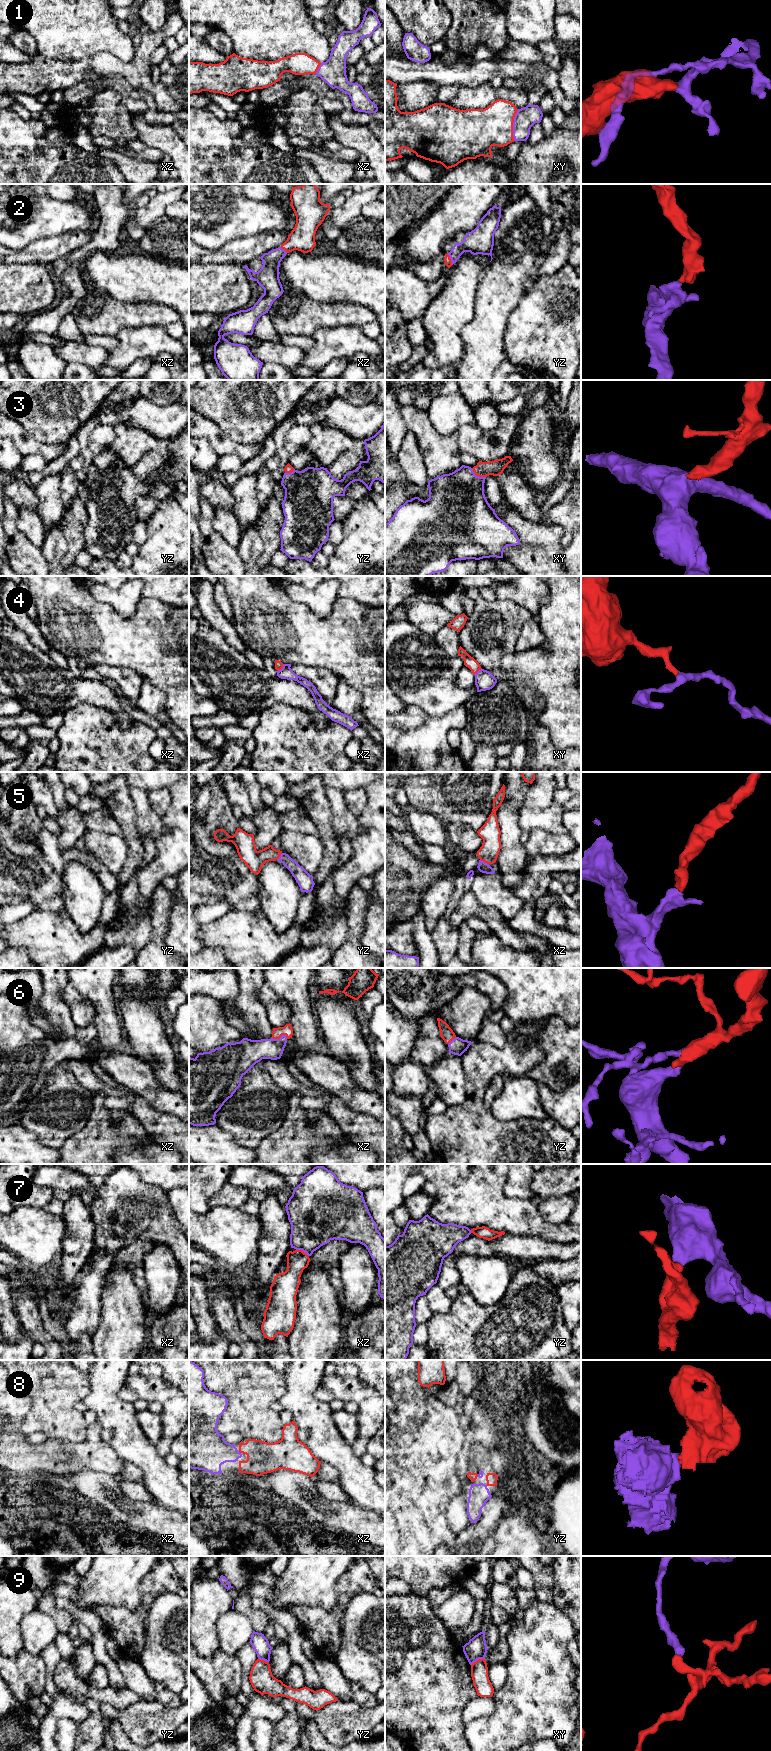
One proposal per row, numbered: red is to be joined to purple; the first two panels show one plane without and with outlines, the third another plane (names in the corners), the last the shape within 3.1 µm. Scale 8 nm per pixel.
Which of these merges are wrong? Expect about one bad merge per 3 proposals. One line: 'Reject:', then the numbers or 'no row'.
Reject: 4, 9

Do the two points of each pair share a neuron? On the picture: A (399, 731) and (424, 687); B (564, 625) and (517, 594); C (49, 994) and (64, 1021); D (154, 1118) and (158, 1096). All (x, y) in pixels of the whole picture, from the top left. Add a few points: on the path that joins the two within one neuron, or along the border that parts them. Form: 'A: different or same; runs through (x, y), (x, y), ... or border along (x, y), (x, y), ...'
A: different; border along (407, 704), (418, 706), (434, 717)
B: different; border along (548, 587), (549, 600), (539, 610), (536, 617)
C: same; runs through (51, 1001), (58, 1014)
D: different; border along (138, 1095), (155, 1109), (174, 1114), (178, 1118)

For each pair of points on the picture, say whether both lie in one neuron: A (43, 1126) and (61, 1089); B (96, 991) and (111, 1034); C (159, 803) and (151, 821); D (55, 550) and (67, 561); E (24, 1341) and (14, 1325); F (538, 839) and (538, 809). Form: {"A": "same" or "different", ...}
{"A": "same", "B": "same", "C": "different", "D": "different", "E": "different", "F": "different"}

